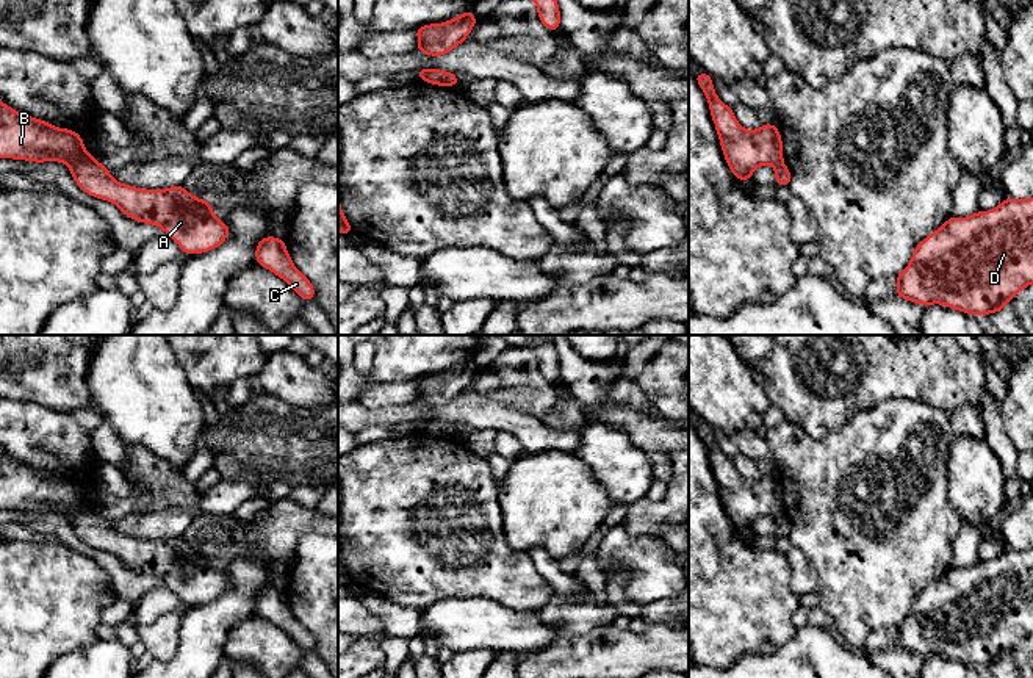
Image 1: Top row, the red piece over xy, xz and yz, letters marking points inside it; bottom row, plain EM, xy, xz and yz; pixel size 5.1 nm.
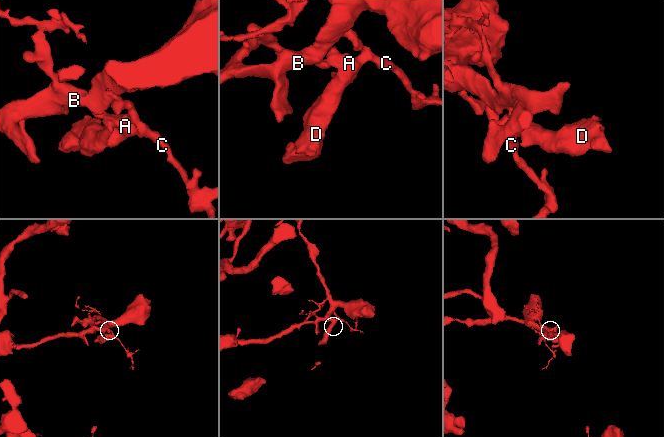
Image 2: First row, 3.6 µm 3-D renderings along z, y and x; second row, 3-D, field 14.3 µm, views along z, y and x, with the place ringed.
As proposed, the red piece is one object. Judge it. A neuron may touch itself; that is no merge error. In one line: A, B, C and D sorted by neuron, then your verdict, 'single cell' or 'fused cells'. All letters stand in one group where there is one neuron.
A C D / B | fused cells

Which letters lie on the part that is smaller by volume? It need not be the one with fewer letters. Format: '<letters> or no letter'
A, C, D

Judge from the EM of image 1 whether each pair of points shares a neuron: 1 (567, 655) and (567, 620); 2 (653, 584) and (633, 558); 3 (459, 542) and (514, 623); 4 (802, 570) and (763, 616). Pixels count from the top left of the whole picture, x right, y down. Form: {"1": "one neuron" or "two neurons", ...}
{"1": "two neurons", "2": "one neuron", "3": "two neurons", "4": "two neurons"}

